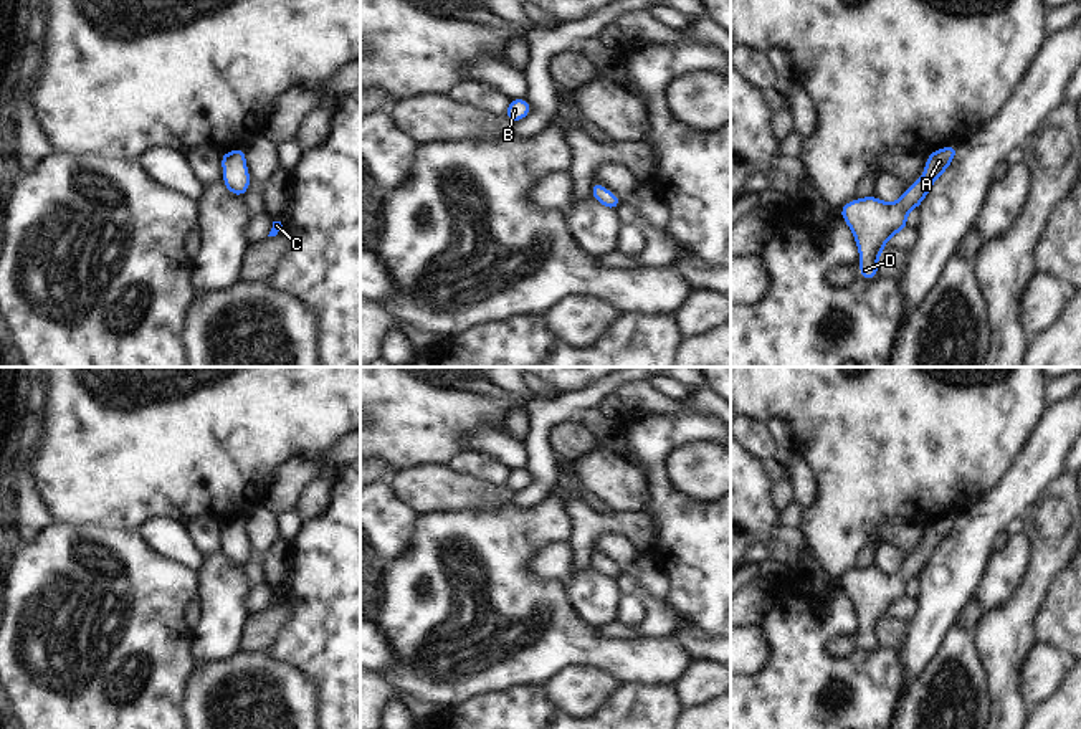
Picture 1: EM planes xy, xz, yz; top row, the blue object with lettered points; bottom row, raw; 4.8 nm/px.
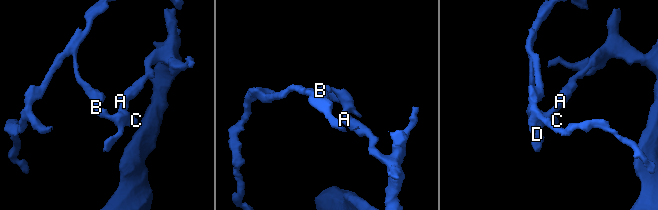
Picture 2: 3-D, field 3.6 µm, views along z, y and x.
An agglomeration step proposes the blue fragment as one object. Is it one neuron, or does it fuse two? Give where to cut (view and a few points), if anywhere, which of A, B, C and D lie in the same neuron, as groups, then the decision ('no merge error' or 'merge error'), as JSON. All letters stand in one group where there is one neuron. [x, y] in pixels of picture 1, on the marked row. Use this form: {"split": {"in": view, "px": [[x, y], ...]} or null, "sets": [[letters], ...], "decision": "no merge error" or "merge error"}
{"split": null, "sets": [["A", "B", "C", "D"]], "decision": "no merge error"}

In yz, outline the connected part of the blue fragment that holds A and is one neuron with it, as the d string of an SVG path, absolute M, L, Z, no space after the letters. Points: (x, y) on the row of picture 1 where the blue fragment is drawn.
M947 145L926 157L922 175L909 185L898 202L888 203L876 195L853 198L838 212L853 233L860 253L860 279L876 279L876 261L883 256L883 246L904 228L907 215L919 208L934 182L949 169L959 145Z

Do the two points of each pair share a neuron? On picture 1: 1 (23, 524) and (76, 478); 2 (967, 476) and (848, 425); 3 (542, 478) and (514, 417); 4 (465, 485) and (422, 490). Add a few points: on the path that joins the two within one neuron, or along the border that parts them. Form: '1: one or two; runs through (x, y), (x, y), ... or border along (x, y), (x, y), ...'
1: two; border along (30, 471), (35, 481), (35, 493), (52, 521)
2: one; runs through (938, 447), (916, 425), (878, 425)
3: two; border along (526, 404), (529, 428), (523, 440)
4: one; runs through (455, 490), (432, 490)

